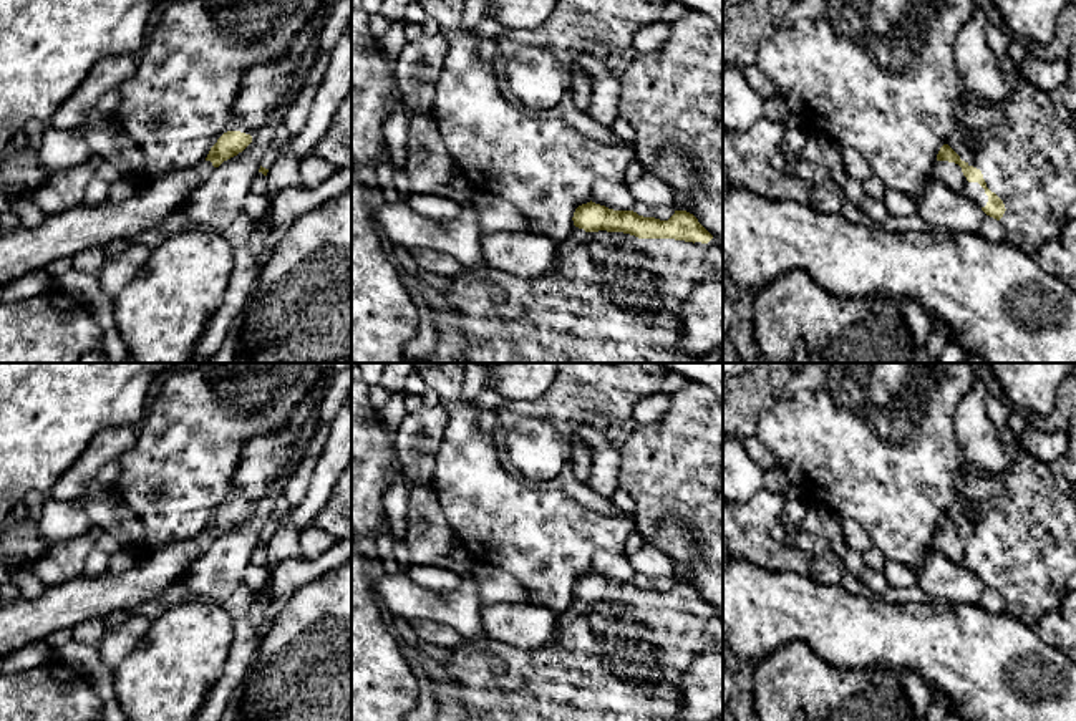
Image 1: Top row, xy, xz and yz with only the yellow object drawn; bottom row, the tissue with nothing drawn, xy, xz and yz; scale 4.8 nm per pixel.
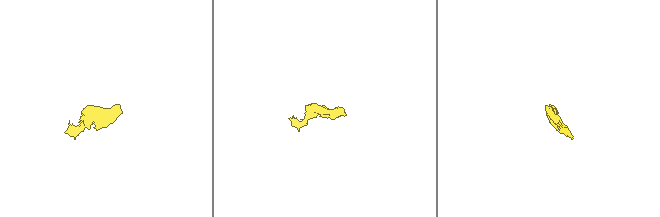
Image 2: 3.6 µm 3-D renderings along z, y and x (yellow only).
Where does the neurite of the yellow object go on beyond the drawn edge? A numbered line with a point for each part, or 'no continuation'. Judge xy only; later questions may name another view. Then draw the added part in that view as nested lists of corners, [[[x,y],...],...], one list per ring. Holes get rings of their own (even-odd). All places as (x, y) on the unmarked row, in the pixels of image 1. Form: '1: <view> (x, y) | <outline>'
1: xy (264, 458) | [[[333,373],[312,388],[287,421],[267,434],[245,441],[237,472],[232,477],[232,494],[225,504],[252,504],[285,472],[288,452],[298,443],[302,428],[322,404],[332,376]]]
2: xy (60, 607) | [[[211,532],[191,542],[171,544],[143,559],[123,575],[78,577],[50,585],[35,598],[20,597],[0,603],[0,658],[28,643],[45,640],[58,630],[71,630],[91,618],[106,618],[116,610],[133,613],[139,605],[159,597],[187,567],[201,557]]]

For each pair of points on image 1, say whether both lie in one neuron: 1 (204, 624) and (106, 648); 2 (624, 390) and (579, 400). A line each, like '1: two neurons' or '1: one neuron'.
1: two neurons
2: one neuron

